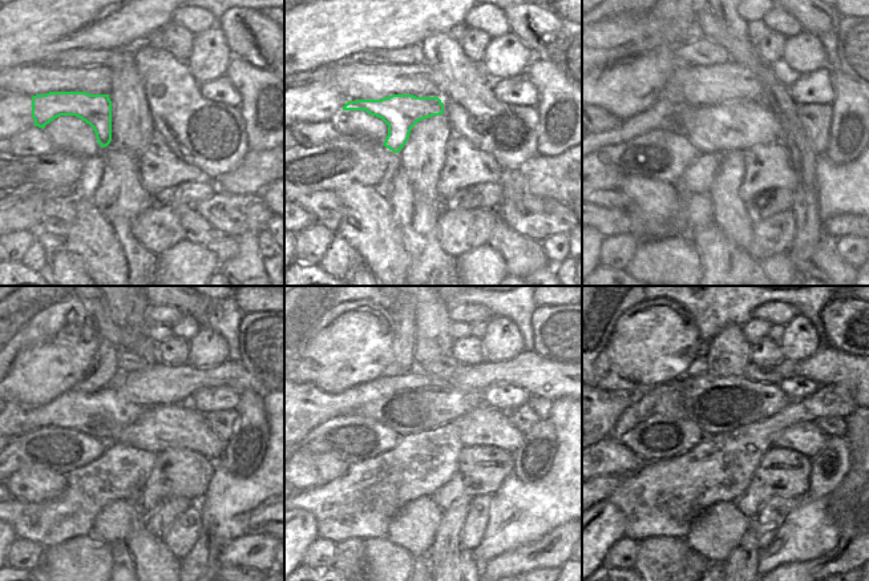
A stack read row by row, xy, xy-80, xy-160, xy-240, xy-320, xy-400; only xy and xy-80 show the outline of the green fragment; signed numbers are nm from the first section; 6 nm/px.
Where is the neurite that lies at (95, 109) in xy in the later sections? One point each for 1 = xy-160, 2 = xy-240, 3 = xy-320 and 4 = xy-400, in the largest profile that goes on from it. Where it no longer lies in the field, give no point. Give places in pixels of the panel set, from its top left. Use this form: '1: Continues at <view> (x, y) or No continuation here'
1: Continues at xy-160 (738, 125)
2: Continues at xy-240 (178, 426)
3: Continues at xy-320 (482, 426)
4: Continues at xy-400 (805, 438)

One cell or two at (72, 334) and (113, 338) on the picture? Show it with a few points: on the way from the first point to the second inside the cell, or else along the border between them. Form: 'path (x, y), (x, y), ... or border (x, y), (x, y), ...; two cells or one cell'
border (85, 307), (97, 322), (98, 338); two cells

